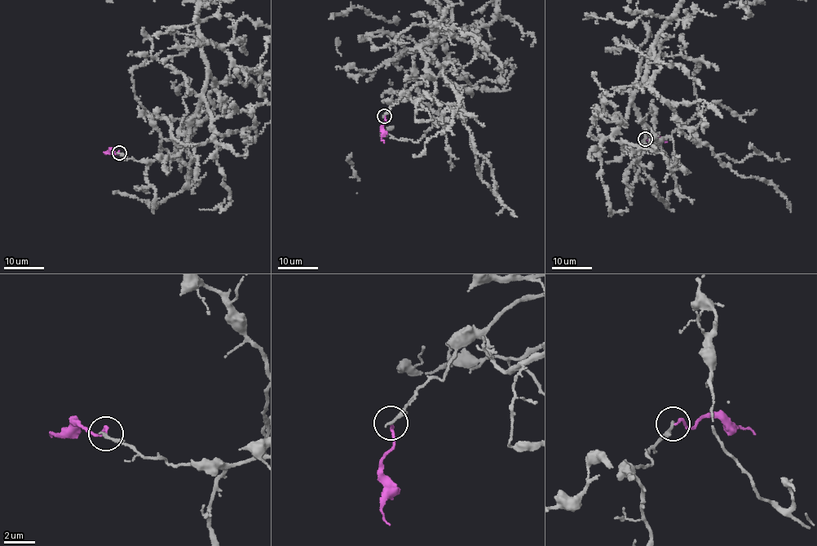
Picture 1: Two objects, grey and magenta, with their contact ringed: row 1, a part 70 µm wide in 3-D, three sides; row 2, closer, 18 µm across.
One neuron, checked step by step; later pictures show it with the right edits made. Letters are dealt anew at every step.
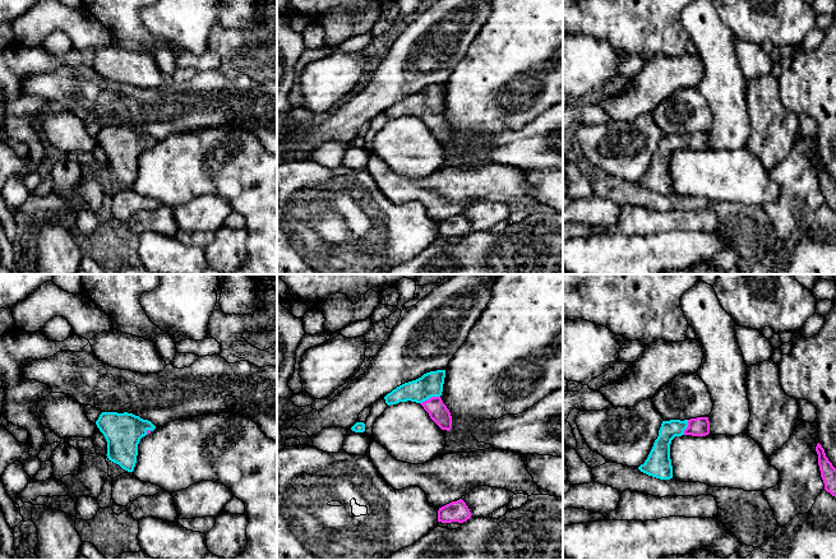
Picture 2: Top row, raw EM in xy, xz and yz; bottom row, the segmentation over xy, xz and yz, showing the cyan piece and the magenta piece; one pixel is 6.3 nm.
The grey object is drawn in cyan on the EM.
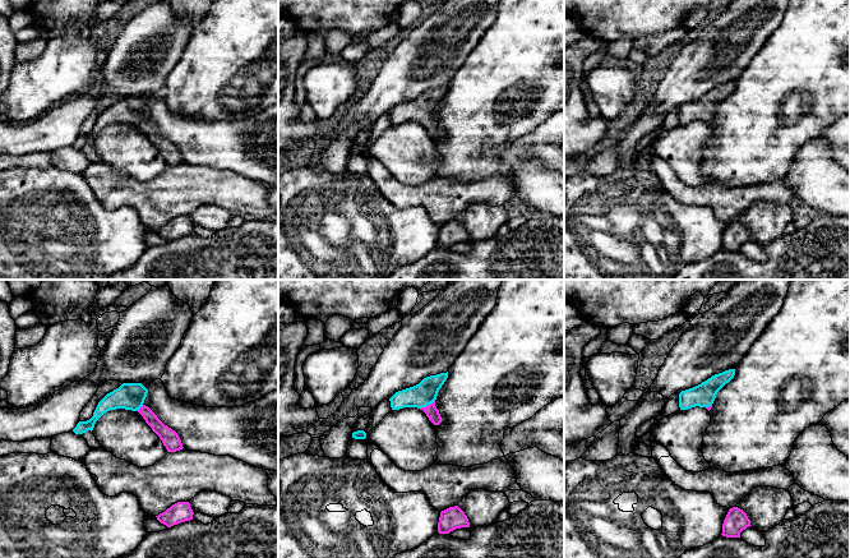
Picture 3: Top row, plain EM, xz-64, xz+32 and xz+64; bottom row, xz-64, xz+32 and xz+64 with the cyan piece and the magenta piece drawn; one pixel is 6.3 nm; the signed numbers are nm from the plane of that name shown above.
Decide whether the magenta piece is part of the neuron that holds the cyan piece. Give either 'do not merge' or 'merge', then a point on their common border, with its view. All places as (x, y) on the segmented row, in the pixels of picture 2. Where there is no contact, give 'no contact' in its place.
merge; contact xz (429, 398)

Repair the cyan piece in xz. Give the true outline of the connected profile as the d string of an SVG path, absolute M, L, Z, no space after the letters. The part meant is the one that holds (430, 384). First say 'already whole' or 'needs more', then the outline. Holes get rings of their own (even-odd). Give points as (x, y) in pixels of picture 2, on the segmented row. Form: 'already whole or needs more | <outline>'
needs more | M445 370L426 372L419 379L393 389L384 397L385 403L388 406L407 401L420 403L442 430L449 431L452 429L452 416L440 398L444 378Z

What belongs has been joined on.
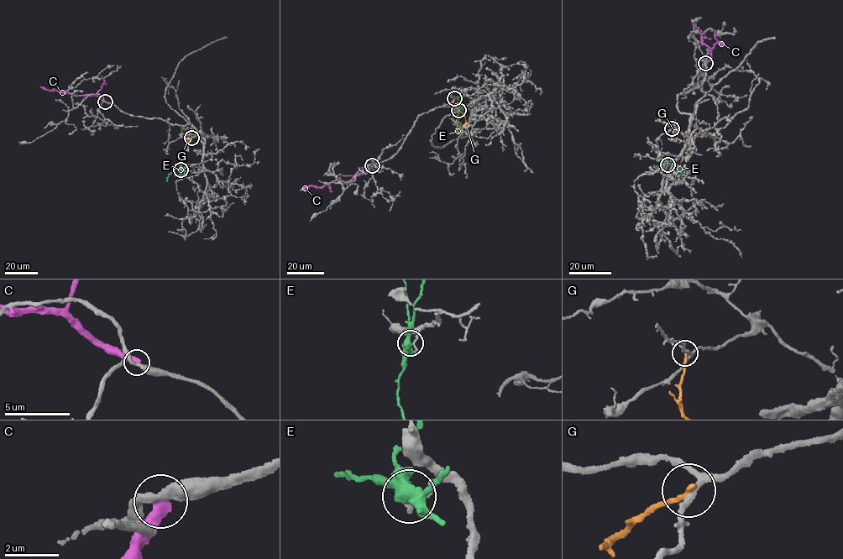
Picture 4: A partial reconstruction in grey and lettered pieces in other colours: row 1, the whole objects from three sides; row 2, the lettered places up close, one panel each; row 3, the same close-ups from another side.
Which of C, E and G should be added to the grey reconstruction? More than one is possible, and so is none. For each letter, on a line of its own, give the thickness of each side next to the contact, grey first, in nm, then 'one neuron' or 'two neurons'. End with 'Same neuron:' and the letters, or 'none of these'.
C: 360 nm thick on the grey side, 400 nm on the other; two neurons
E: 180 nm thick on the grey side, 400 nm on the other; two neurons
G: 150 nm thick on the grey side, 190 nm on the other; two neurons
Same neuron: none of these

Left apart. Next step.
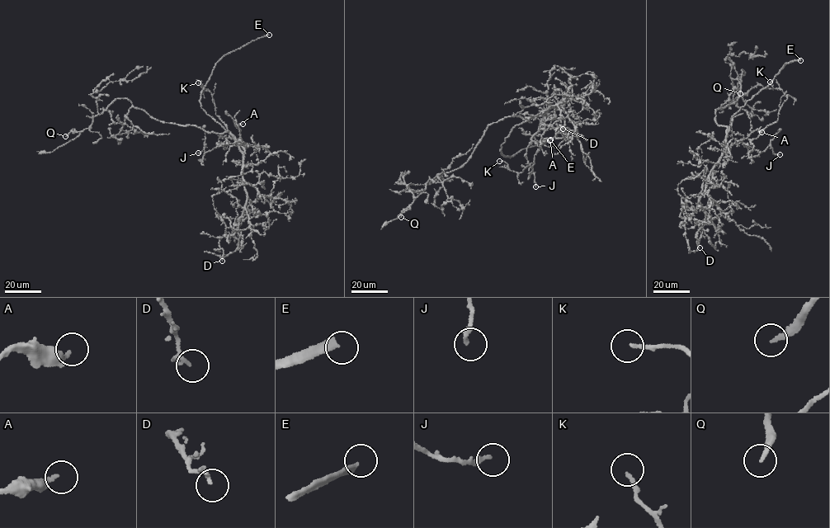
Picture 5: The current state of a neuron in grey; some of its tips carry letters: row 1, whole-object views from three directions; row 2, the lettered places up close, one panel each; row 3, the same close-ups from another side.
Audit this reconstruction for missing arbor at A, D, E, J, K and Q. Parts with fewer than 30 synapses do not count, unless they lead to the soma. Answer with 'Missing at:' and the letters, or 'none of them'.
Missing at: E, Q

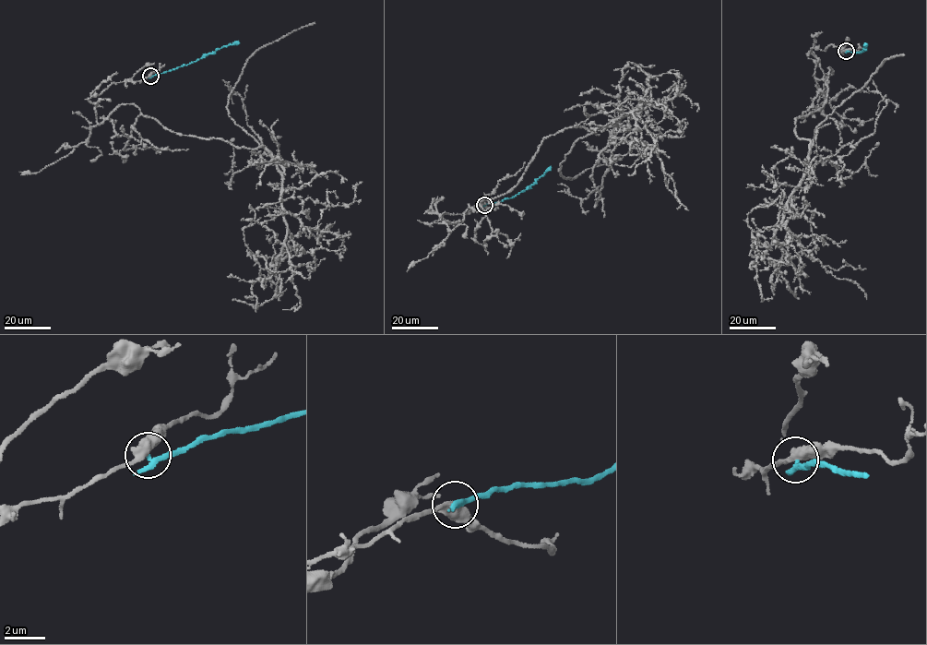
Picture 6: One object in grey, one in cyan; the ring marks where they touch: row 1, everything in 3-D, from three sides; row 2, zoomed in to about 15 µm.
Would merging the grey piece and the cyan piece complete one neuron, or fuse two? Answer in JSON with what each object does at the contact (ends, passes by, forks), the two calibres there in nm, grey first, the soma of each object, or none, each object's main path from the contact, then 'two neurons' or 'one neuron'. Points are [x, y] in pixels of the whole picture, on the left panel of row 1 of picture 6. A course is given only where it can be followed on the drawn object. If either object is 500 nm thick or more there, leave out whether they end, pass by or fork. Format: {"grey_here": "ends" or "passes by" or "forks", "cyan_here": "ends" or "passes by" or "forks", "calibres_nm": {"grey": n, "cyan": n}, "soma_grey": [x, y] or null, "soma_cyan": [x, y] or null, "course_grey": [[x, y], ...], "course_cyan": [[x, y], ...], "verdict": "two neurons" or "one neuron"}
{"grey_here": "passes by", "cyan_here": "ends", "calibres_nm": {"grey": 480, "cyan": 320}, "soma_grey": null, "soma_cyan": null, "course_grey": [[150, 76], [88, 100], [97, 122], [133, 103], [179, 134], [263, 146], [291, 256], [321, 246], [336, 196]], "course_cyan": [[150, 76], [185, 65], [239, 42]], "verdict": "two neurons"}

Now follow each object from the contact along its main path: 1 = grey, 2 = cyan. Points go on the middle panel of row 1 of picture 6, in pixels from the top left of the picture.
1: (483, 204), (426, 212), (462, 220), (516, 185), (545, 137), (647, 104), (653, 77), (635, 65), (656, 80)
2: (483, 204), (501, 201), (528, 188), (550, 166)

